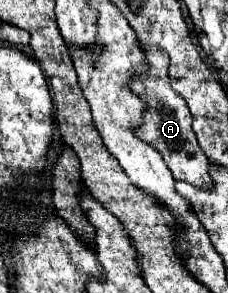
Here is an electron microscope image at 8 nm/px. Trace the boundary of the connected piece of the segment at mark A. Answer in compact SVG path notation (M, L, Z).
M139 44L139 48L143 50L143 54L147 54L149 66L147 66L147 74L143 74L143 78L135 78L135 82L129 86L129 90L135 96L139 96L145 104L141 124L135 128L135 132L139 134L139 138L143 142L147 142L155 150L159 150L159 154L163 156L171 174L177 180L189 182L191 186L199 186L199 188L209 186L211 184L209 162L207 162L207 156L203 154L203 150L199 148L197 138L191 130L191 114L187 110L187 104L183 102L183 98L179 98L179 94L175 94L175 90L171 90L171 84L169 84L167 52L159 50L157 46L141 46Z

